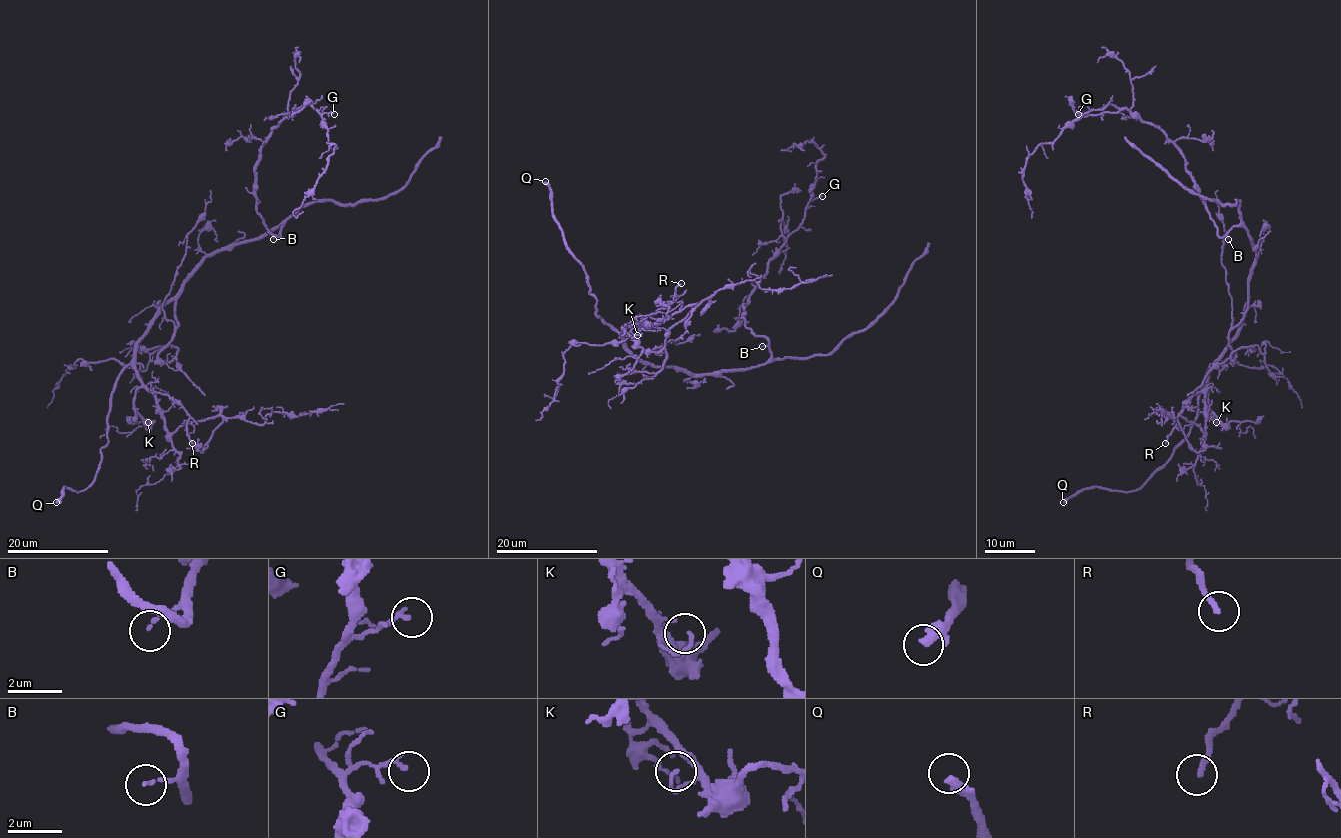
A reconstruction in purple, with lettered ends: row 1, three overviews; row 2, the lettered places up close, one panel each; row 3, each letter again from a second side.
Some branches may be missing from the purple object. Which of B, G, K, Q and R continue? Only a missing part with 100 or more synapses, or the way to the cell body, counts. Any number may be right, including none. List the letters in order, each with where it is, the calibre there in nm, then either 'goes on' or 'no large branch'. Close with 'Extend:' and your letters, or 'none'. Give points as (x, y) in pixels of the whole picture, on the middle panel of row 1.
B: place (762, 346); calibre 110 nm; no large branch
G: place (822, 196); calibre 170 nm; no large branch
K: place (637, 335); calibre 120 nm; no large branch
Q: place (545, 181); calibre 360 nm; no large branch
R: place (681, 283); calibre 190 nm; no large branch
Extend: none

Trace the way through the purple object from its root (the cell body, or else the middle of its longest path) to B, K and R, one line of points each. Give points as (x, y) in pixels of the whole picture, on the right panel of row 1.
B: (1252, 241), (1242, 226), (1234, 226), (1228, 232), (1228, 239)
K: (1252, 241), (1256, 263), (1249, 302), (1238, 333), (1208, 380), (1208, 407), (1216, 422)
R: (1252, 241), (1256, 263), (1249, 280), (1249, 302), (1238, 333), (1213, 365), (1208, 384), (1177, 417), (1165, 443)

